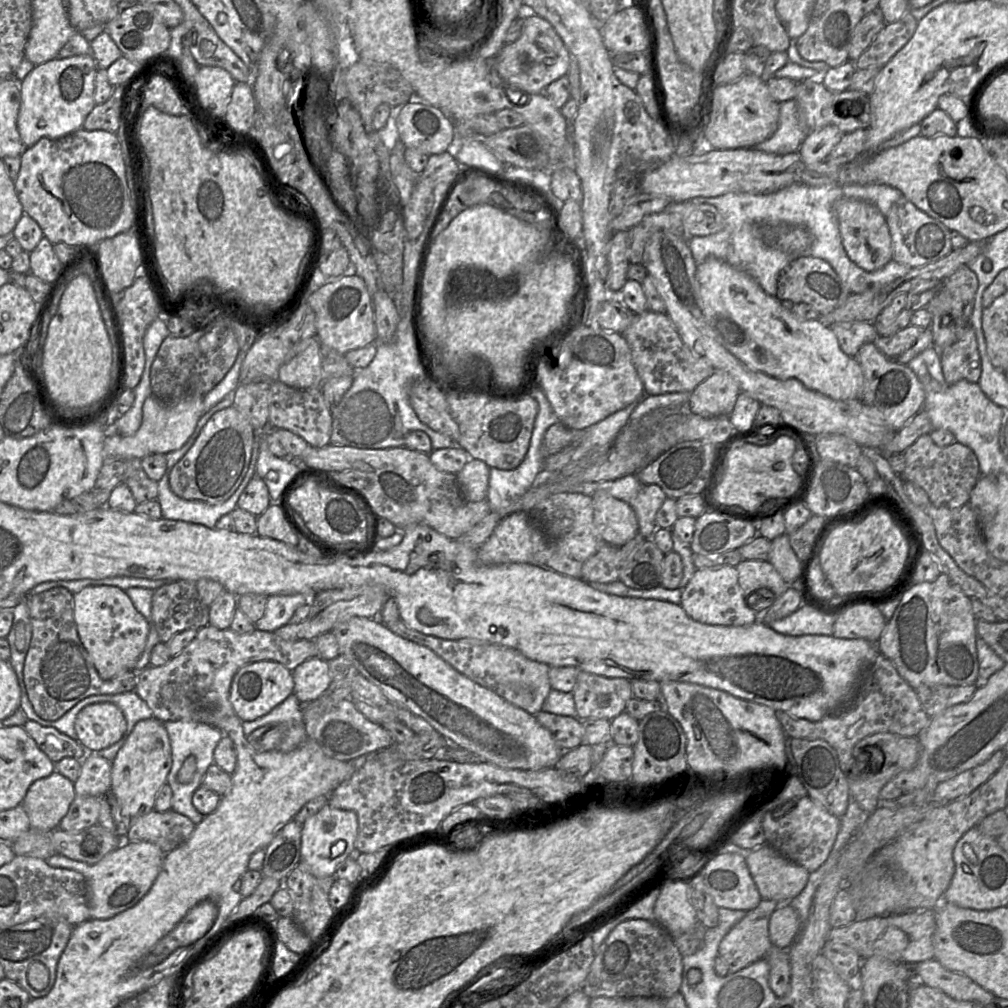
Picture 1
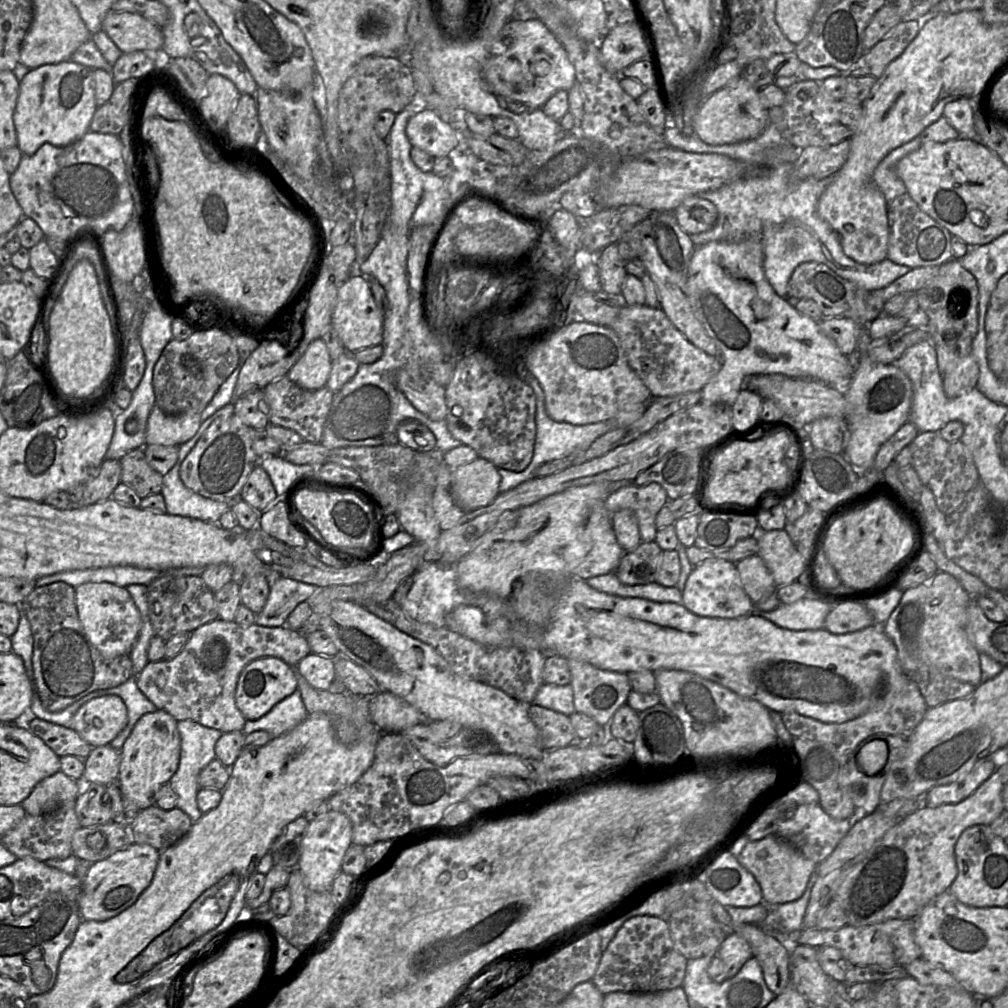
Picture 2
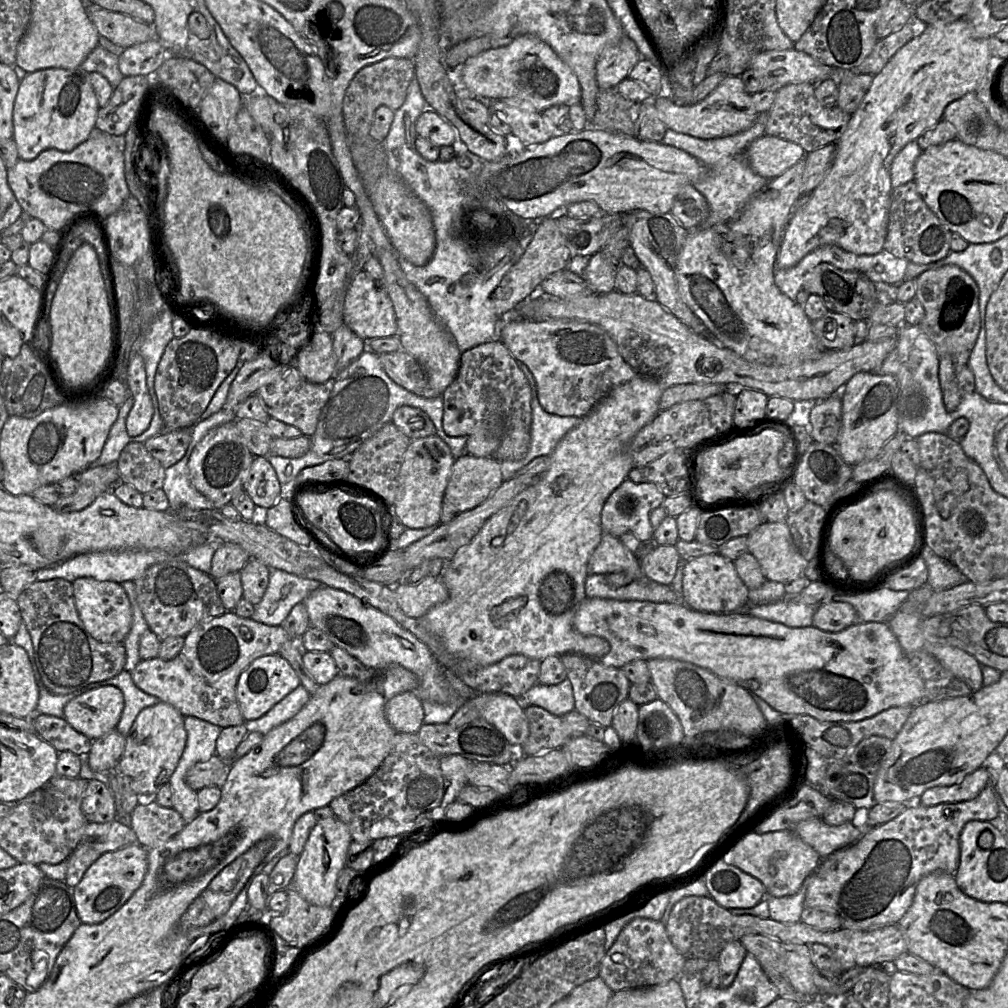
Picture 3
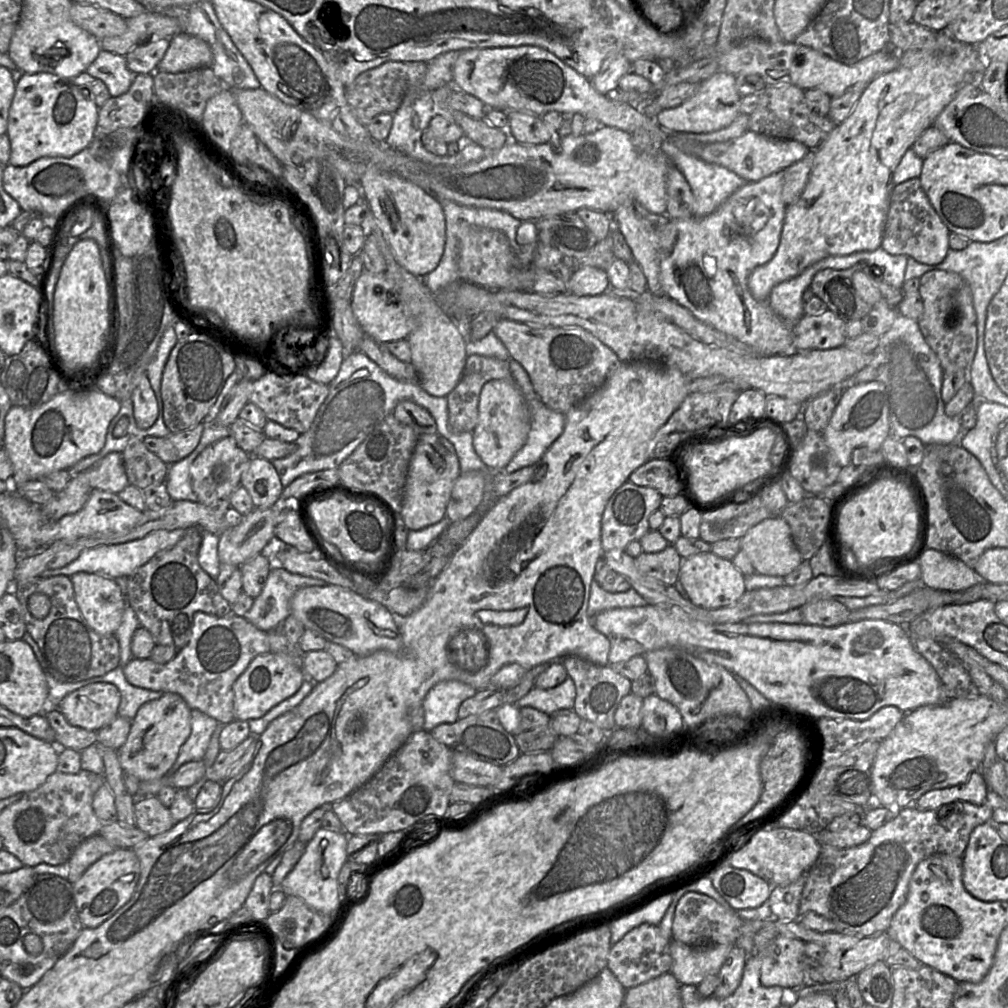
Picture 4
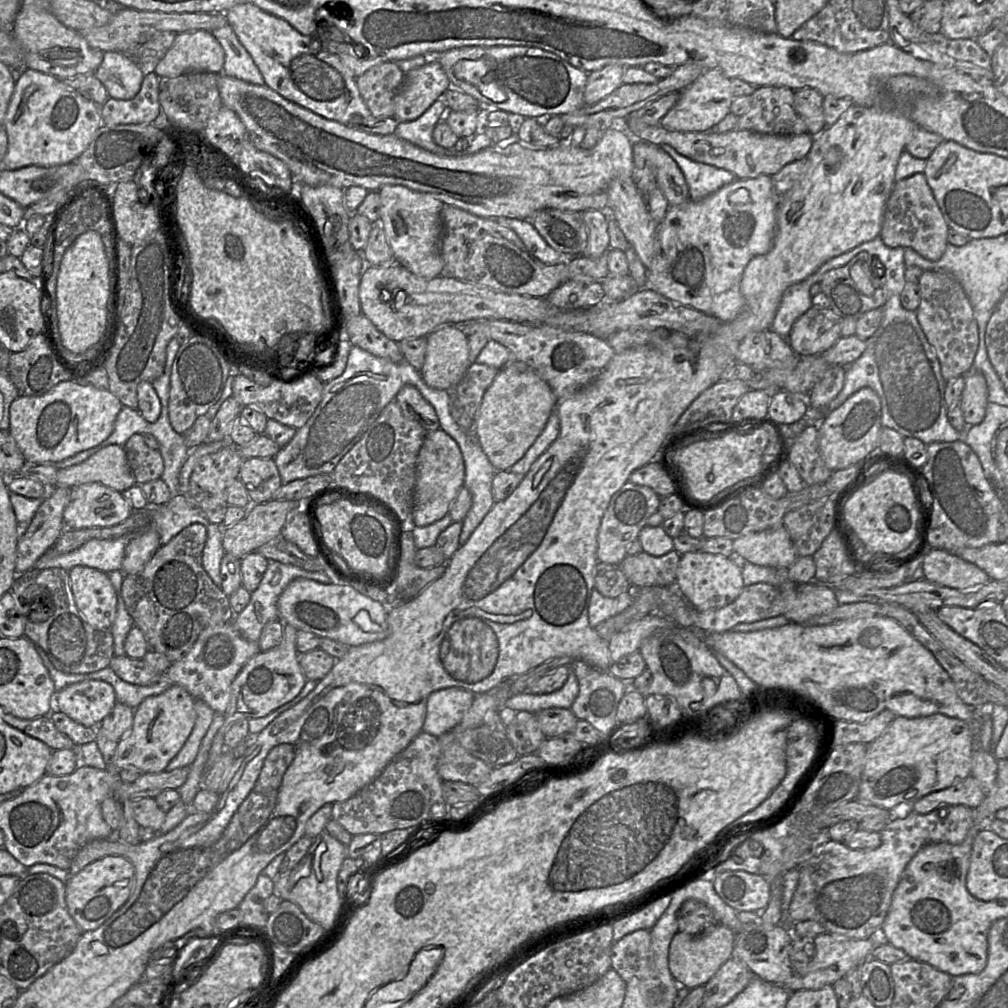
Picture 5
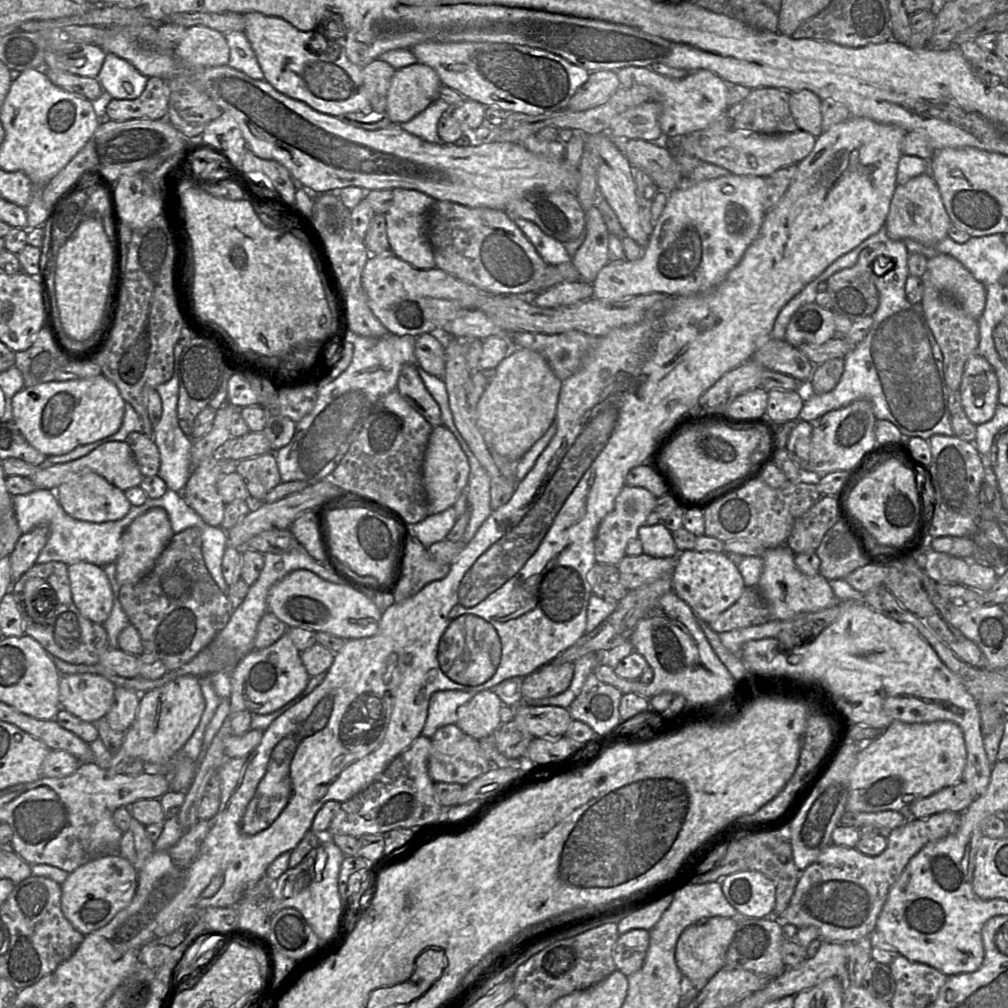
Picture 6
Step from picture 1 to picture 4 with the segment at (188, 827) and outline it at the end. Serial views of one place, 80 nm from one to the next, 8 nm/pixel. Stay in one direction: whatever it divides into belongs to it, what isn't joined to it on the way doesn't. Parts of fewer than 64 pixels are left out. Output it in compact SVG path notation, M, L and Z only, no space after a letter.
M156 796L137 798L134 803L136 827L154 837L169 831L175 824L170 809Z

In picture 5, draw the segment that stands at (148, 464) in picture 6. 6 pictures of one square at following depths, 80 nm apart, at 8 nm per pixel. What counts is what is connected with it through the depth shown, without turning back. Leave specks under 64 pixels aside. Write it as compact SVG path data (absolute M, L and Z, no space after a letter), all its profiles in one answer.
M133 434L124 449L137 485L161 478L164 471L162 455L159 450L148 447L141 434Z

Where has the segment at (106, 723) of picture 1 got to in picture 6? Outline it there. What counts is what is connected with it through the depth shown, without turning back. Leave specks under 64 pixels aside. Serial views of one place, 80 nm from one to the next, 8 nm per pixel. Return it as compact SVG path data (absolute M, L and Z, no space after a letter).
M97 674L61 675L60 707L83 721L95 723L111 708L115 688L111 681Z

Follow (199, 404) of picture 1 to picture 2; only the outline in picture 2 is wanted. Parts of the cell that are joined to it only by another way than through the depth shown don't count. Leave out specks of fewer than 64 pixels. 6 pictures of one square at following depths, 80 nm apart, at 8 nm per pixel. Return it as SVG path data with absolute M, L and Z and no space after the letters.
M155 405L146 427L146 445L180 446L190 440L201 425L201 413L170 415Z

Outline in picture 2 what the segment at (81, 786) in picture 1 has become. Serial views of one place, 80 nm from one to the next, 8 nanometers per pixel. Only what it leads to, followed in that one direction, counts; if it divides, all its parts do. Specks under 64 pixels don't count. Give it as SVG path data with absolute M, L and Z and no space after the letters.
M109 744L92 747L88 757L84 760L82 782L107 786L117 781L120 760L120 751Z

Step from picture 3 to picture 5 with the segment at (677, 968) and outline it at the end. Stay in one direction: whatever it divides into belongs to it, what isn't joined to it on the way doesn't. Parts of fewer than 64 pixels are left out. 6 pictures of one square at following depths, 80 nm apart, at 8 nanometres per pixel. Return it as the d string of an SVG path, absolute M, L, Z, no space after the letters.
M636 930L614 942L611 968L628 983L632 978L648 976L653 960L651 931Z

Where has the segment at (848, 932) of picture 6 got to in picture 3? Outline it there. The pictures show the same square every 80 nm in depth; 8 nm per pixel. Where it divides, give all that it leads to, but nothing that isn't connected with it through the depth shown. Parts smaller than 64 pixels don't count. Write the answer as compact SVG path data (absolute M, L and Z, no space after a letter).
M991 784L968 801L935 806L909 804L895 819L867 828L855 843L822 857L811 874L804 900L805 910L820 909L835 914L841 921L841 928L852 930L870 931L897 924L910 908L917 884L924 876L933 872L956 873L960 862L959 837L964 826L974 820L991 822L999 815L997 792Z

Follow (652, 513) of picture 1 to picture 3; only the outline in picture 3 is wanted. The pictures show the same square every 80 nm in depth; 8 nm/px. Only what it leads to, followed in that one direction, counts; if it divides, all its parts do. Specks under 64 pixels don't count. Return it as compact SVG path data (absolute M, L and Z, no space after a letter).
M624 480L607 498L601 512L603 533L617 538L627 532L633 533L641 543L653 542L654 528L650 524L650 512L662 505L665 495L654 483L634 483Z

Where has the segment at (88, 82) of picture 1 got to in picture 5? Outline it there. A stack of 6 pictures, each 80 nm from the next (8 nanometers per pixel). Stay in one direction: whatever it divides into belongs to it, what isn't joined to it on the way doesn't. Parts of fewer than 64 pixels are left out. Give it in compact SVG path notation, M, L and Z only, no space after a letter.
M25 68L15 82L3 120L8 146L1 160L2 169L16 170L32 165L53 167L73 162L88 147L101 124L100 105L95 104L91 99L85 99L78 91L68 87L63 80Z

